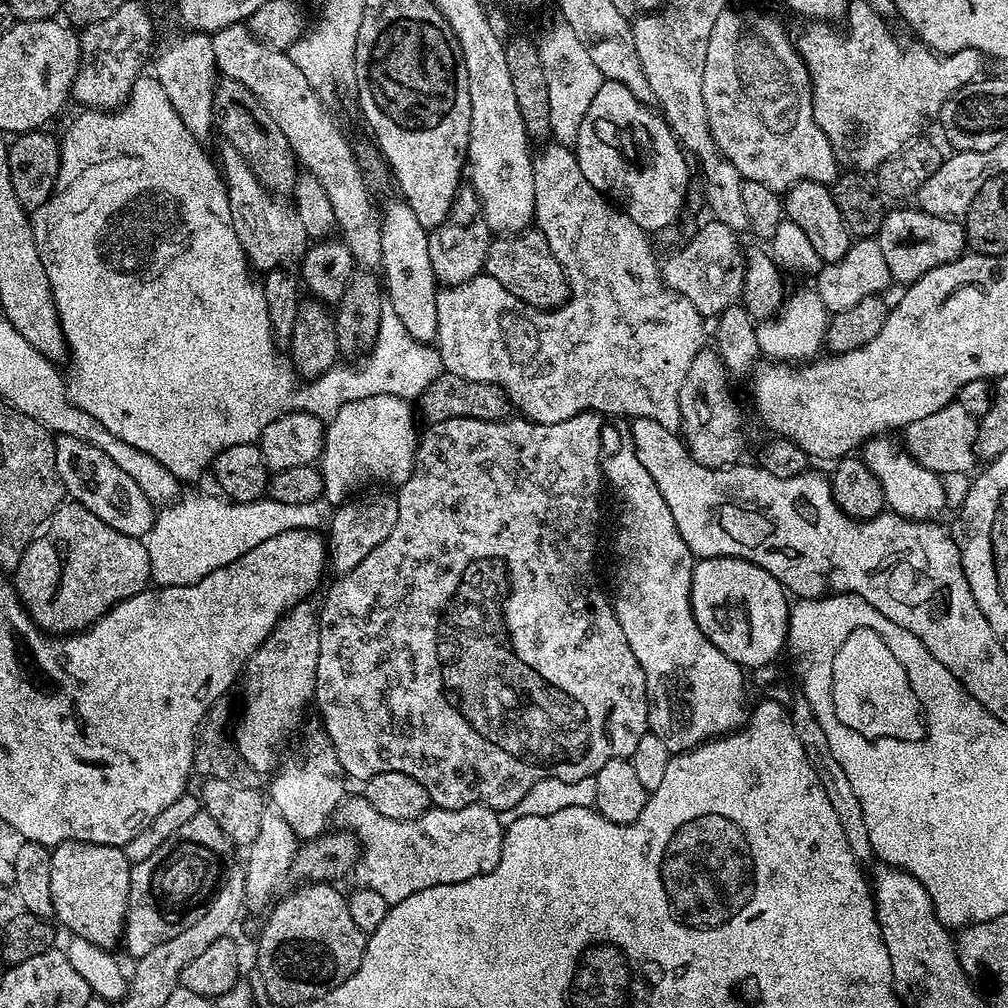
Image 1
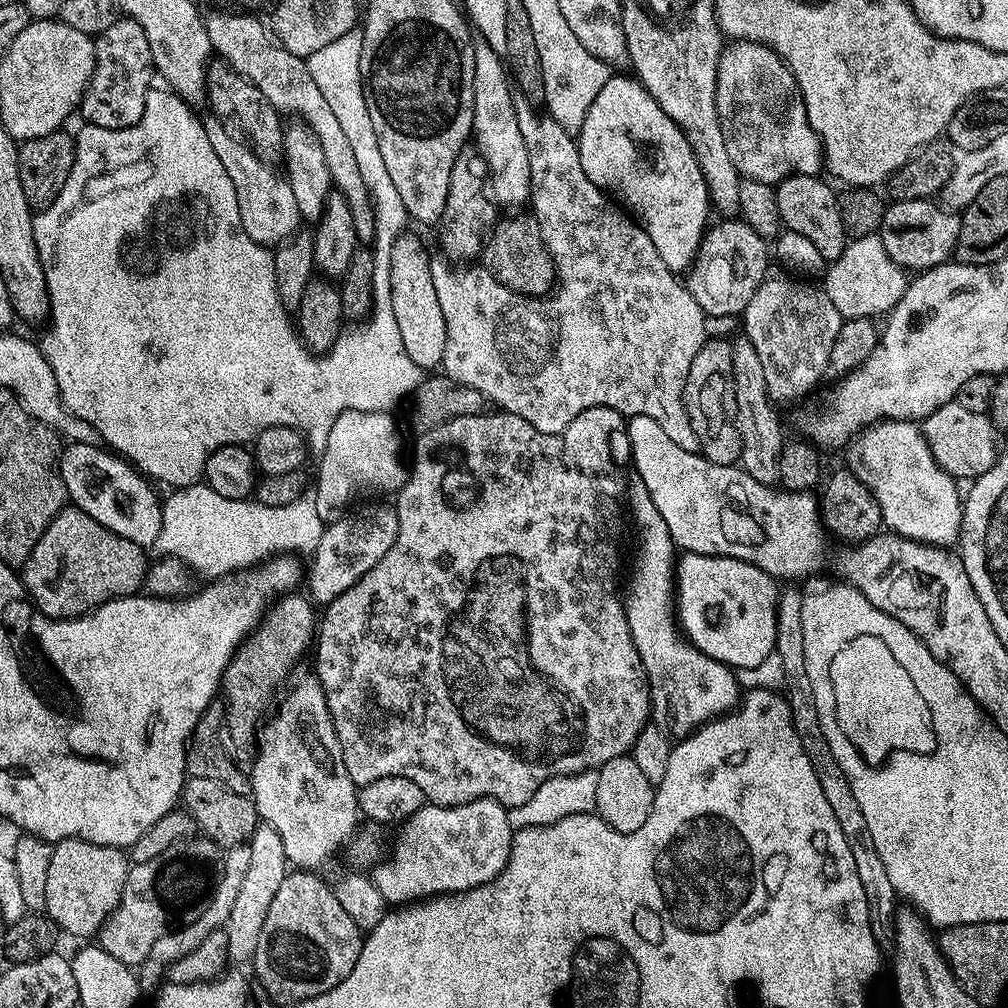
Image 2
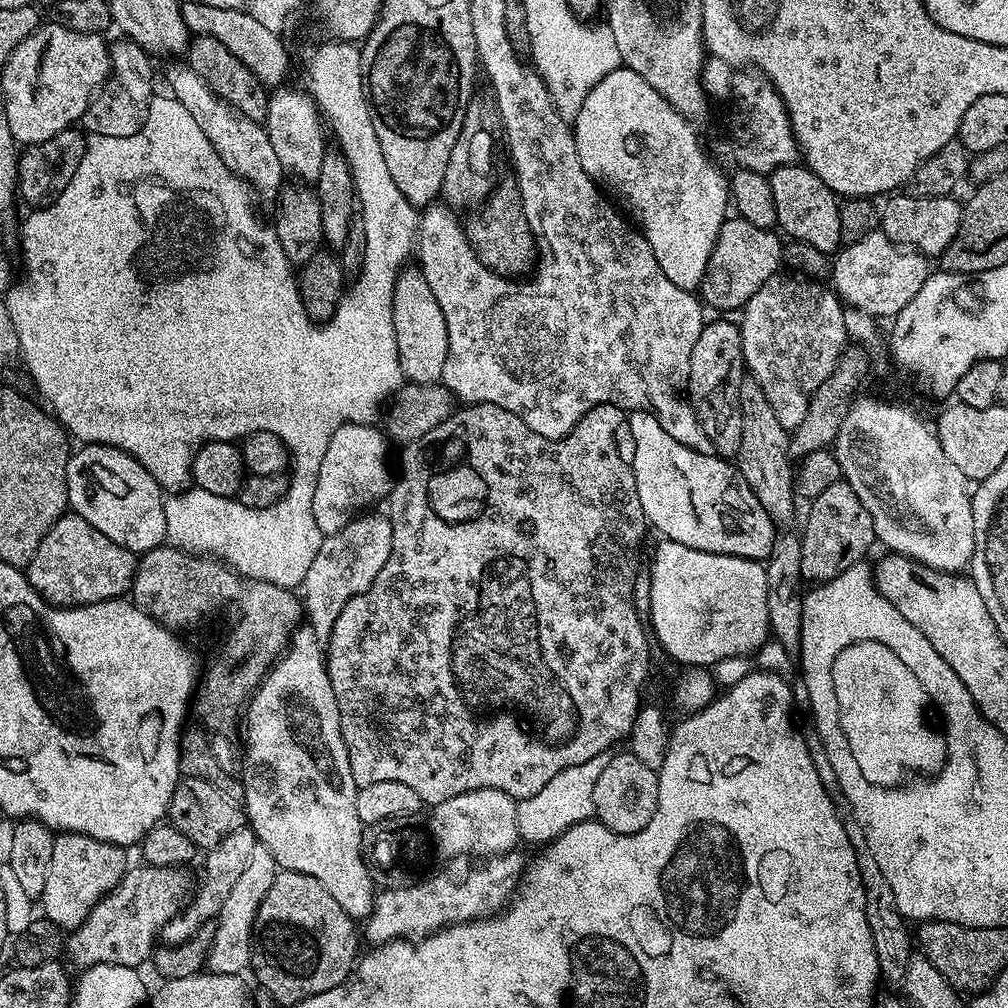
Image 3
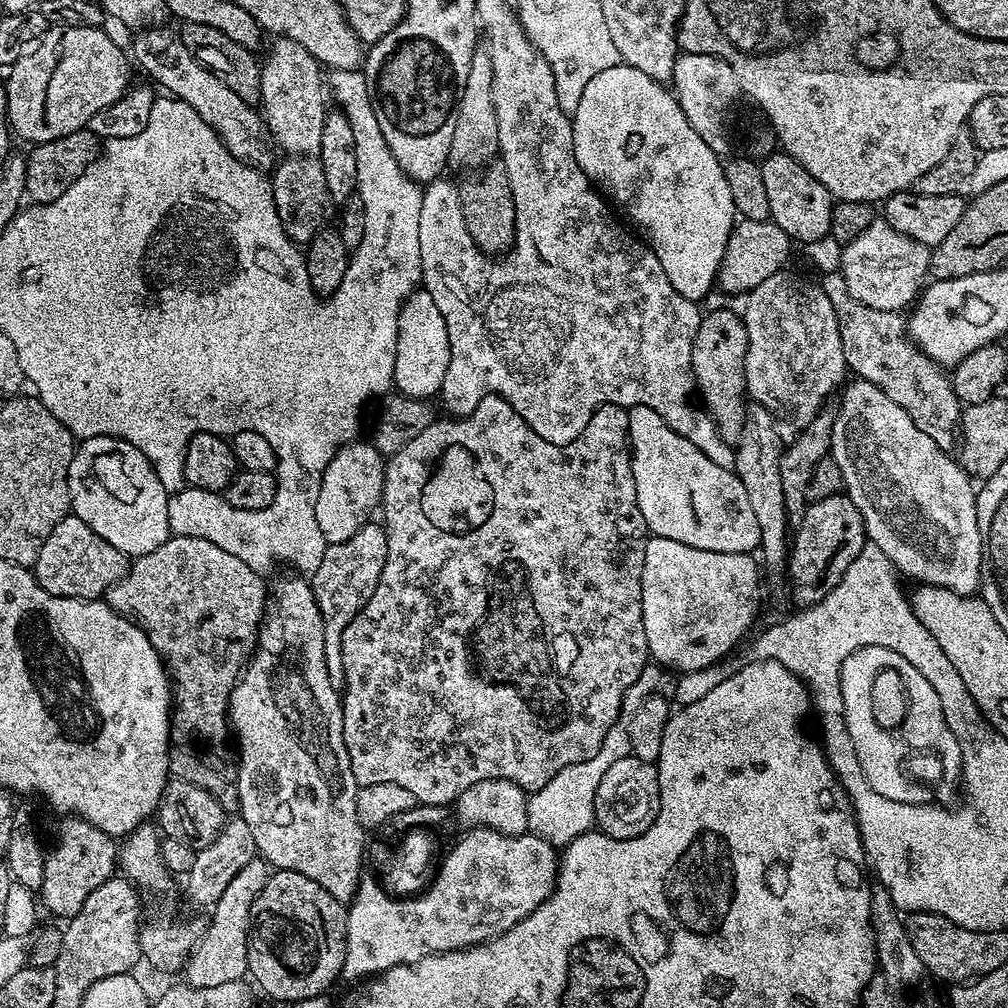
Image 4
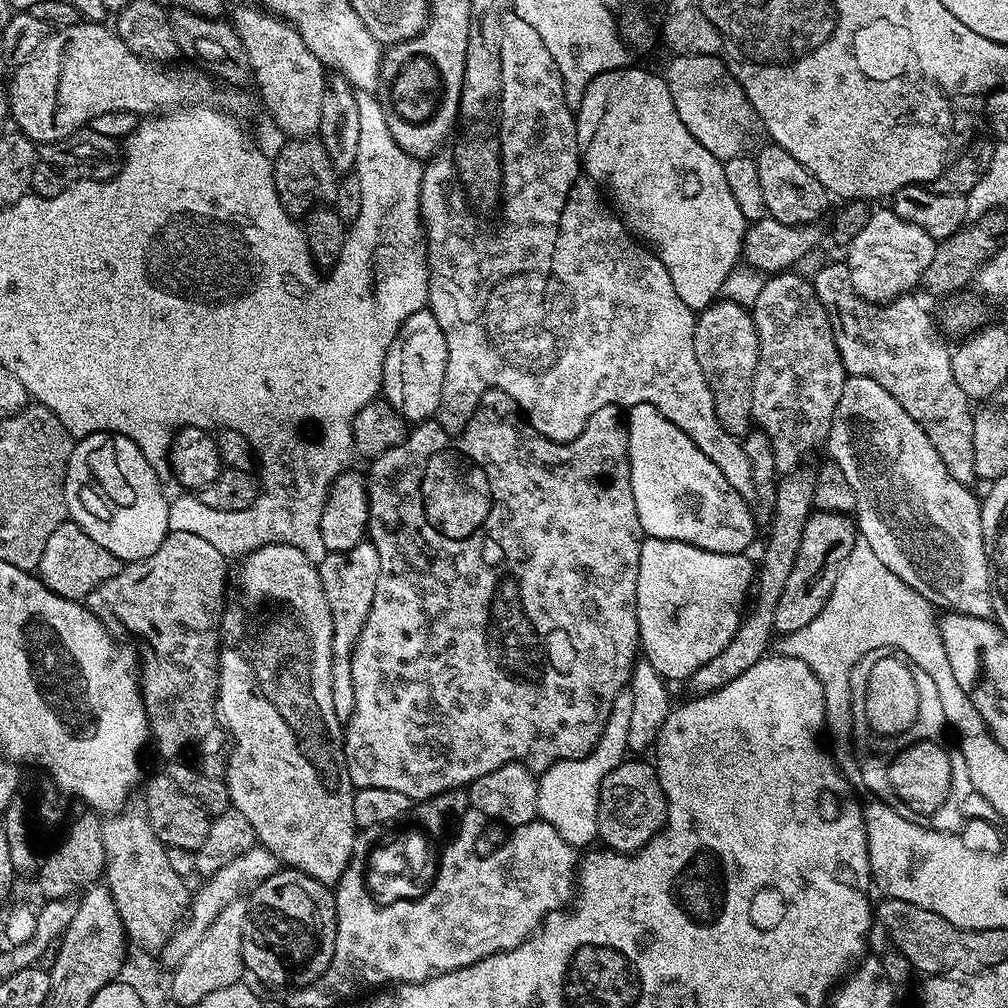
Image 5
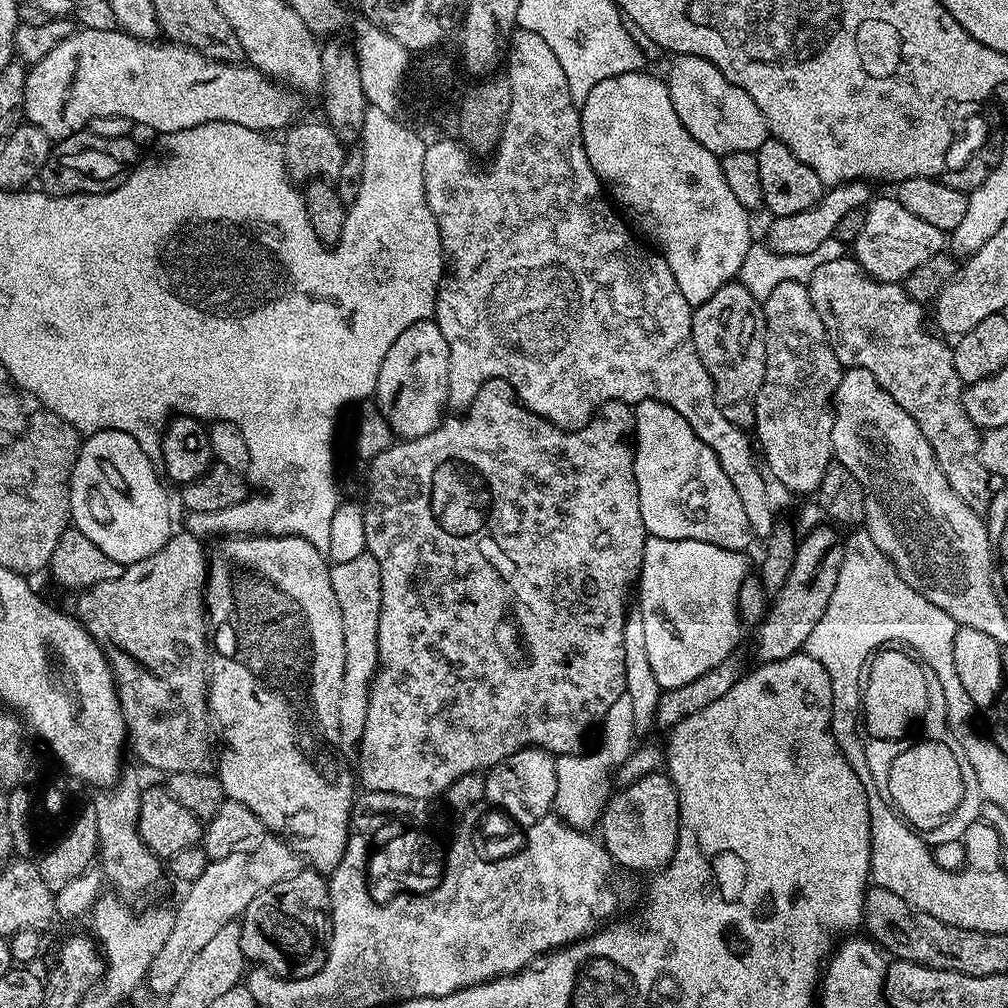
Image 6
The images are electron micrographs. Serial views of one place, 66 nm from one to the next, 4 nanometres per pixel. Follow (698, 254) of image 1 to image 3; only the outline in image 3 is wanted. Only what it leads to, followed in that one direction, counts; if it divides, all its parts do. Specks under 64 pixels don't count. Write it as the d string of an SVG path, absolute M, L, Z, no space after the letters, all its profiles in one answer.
M739 218L725 219L724 225L720 227L720 233L716 239L714 250L710 254L710 262L708 263L708 270L704 273L704 280L698 289L698 296L701 301L709 309L717 308L717 313L732 314L735 310L743 309L744 303L750 298L754 298L754 294L758 294L758 286L762 286L762 282L766 282L766 278L777 275L782 268L782 258L784 249L782 247L782 240L773 229L759 228L753 226L751 222L746 222Z

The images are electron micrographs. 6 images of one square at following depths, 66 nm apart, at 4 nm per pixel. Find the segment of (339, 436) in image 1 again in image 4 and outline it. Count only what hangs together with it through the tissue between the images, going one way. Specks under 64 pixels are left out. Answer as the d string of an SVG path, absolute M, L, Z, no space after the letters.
M353 442L339 448L330 458L330 466L322 473L322 486L318 490L318 502L314 506L314 518L318 518L318 530L328 544L344 542L360 527L369 523L372 511L379 509L384 494L385 457L371 442Z

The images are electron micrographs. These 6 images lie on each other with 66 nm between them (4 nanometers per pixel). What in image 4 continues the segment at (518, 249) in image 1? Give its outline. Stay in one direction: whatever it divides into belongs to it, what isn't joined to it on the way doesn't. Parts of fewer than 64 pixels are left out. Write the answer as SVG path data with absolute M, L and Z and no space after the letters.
M496 158L473 171L469 180L460 184L460 200L458 206L462 210L462 218L466 230L470 230L470 238L485 254L503 254L512 247L516 233L516 215L514 214L514 198L510 190L510 178L506 174L504 161Z

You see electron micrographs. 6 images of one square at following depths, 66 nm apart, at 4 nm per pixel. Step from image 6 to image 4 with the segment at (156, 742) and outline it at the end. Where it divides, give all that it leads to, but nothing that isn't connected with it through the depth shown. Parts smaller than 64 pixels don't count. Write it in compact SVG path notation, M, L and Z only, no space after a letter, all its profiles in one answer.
M169 535L168 540L162 542L162 546L158 546L158 550L150 550L150 554L135 557L129 563L126 575L107 592L106 603L115 612L127 616L129 620L136 621L144 629L144 633L150 638L154 650L160 654L161 660L164 661L170 681L170 732L173 737L192 738L188 736L197 736L200 740L220 740L224 735L229 735L228 699L240 678L242 669L247 665L258 643L258 629L266 615L266 605L270 600L270 592L266 584L264 588L264 579L265 577L261 573L255 572L250 566L246 566L241 559L234 557L233 554L228 554L221 547L216 546L214 542L207 541L206 538Z

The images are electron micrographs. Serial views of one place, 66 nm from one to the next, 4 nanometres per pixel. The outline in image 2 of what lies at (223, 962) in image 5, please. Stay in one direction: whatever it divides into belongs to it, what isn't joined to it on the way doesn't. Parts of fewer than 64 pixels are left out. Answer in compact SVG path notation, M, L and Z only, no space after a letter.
M261 823L247 841L250 850L250 870L246 870L246 878L238 890L238 898L234 901L234 910L230 910L230 918L226 925L228 934L228 958L233 965L244 966L252 959L258 946L258 934L262 930L262 922L266 922L266 910L270 910L270 902L274 902L274 894L278 894L278 886L282 886L284 877L290 871L286 858L286 850L282 850L282 838L272 829L271 824Z

